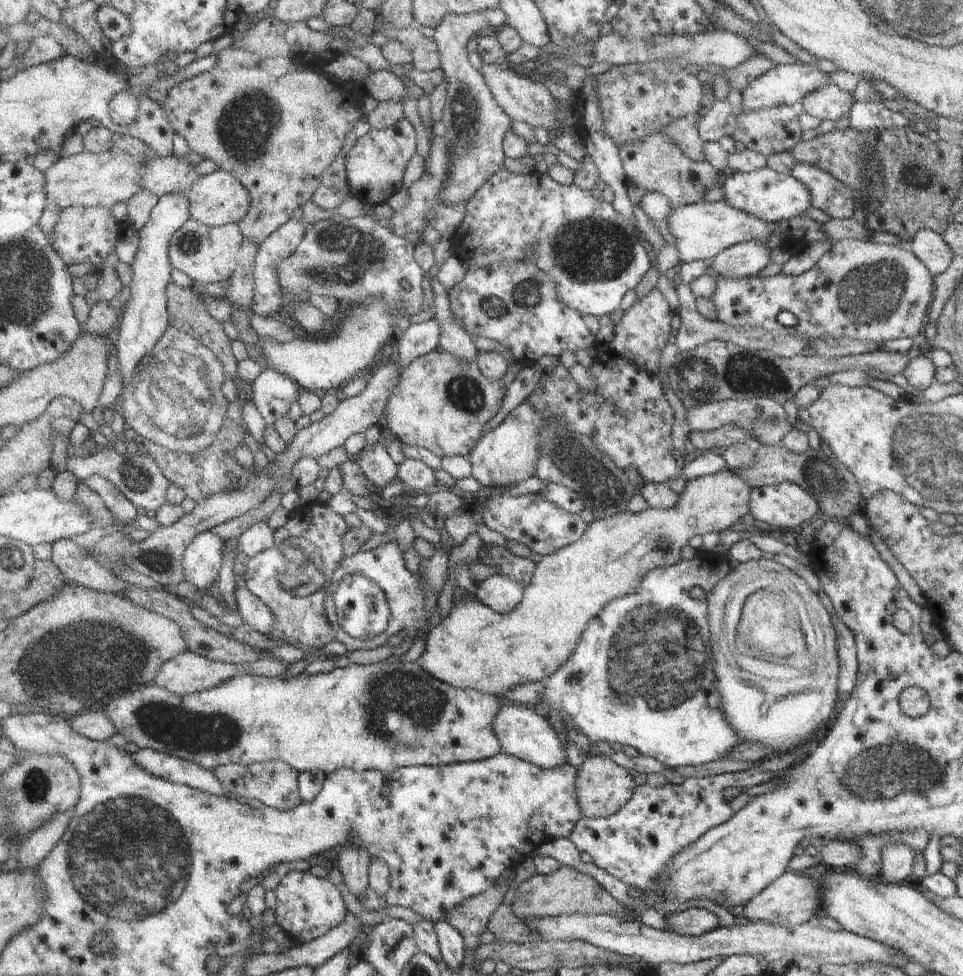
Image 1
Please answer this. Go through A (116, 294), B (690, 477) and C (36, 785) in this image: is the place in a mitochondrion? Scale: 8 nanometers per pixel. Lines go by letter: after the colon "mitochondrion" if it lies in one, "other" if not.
A: other
B: other
C: mitochondrion

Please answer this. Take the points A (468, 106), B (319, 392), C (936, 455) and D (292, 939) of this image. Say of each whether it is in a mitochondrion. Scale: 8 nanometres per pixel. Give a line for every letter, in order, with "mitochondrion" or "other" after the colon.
A: mitochondrion
B: other
C: mitochondrion
D: other

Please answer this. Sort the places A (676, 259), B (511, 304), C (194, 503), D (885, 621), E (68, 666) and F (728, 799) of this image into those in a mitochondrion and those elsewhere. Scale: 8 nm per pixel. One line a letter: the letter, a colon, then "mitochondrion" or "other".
A: other
B: mitochondrion
C: other
D: other
E: mitochondrion
F: other

